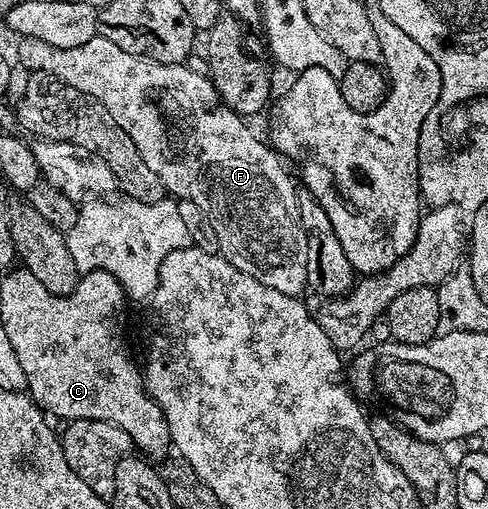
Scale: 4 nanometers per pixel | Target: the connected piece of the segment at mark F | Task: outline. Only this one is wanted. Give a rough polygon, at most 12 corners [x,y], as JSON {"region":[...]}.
{"region":[[20,38],[18,63],[107,110],[218,254],[308,290],[284,160],[202,70]]}

